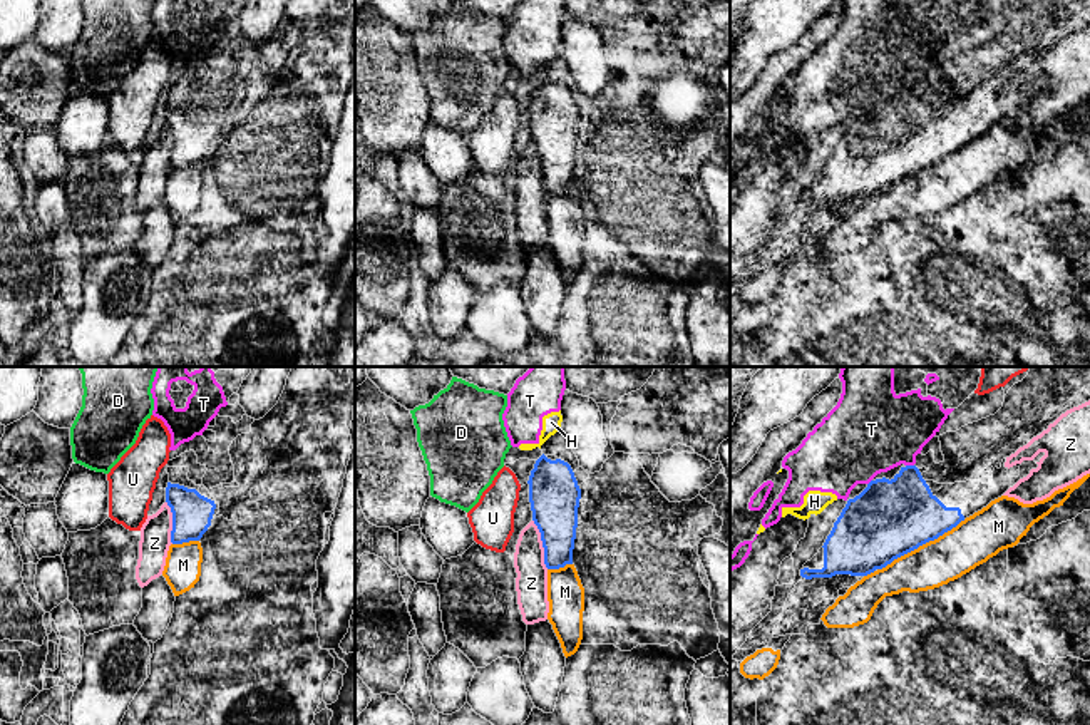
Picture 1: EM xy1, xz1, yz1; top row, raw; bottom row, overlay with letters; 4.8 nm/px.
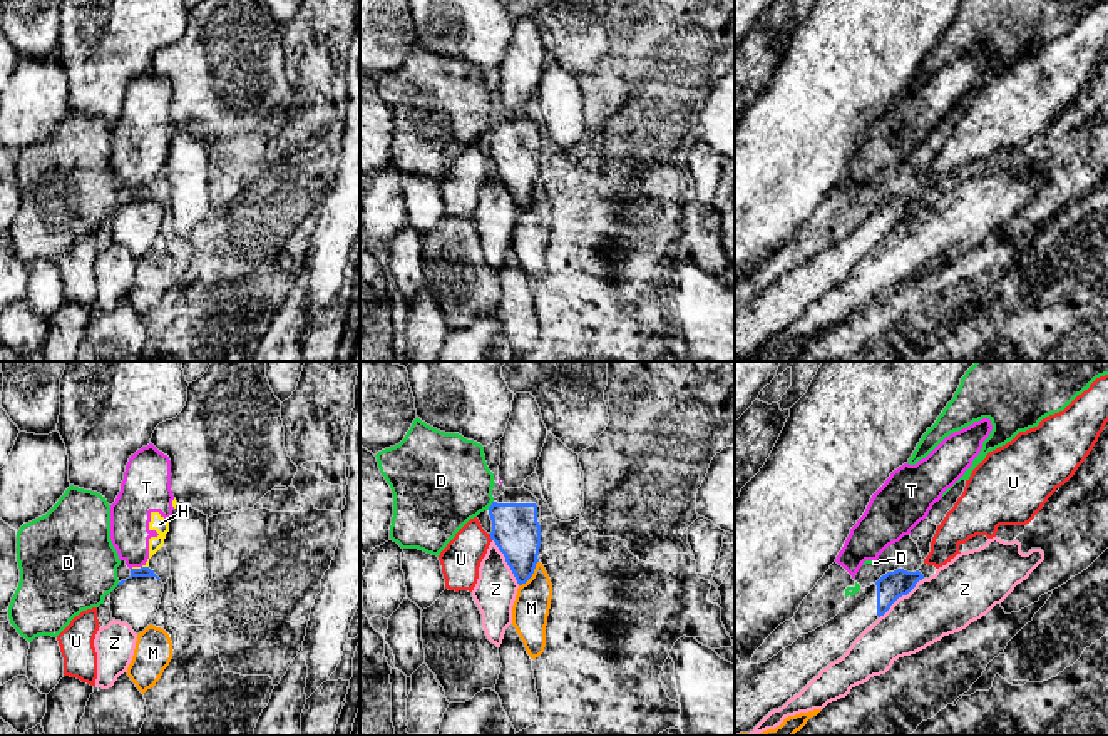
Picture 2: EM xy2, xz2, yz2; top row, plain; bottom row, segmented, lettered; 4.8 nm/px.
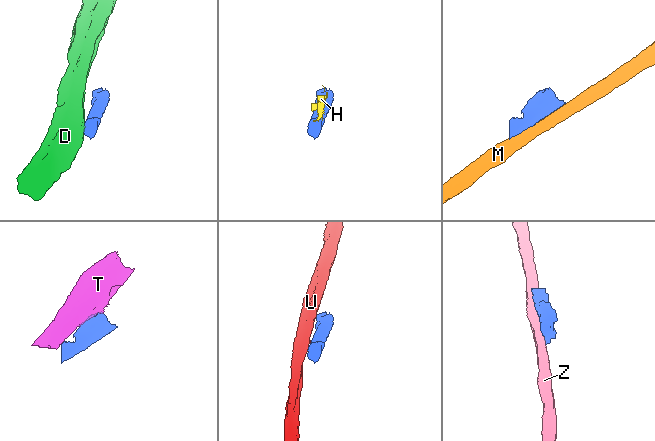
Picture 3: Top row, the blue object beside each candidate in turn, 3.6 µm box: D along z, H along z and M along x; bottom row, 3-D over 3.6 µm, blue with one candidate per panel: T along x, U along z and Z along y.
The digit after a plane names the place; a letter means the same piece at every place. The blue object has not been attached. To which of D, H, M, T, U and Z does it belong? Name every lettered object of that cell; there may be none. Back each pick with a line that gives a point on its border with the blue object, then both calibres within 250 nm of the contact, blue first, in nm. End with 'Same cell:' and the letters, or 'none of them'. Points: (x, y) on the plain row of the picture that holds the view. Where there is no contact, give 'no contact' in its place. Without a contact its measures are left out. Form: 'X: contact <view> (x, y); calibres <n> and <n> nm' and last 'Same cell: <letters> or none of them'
Same cell: none of them

